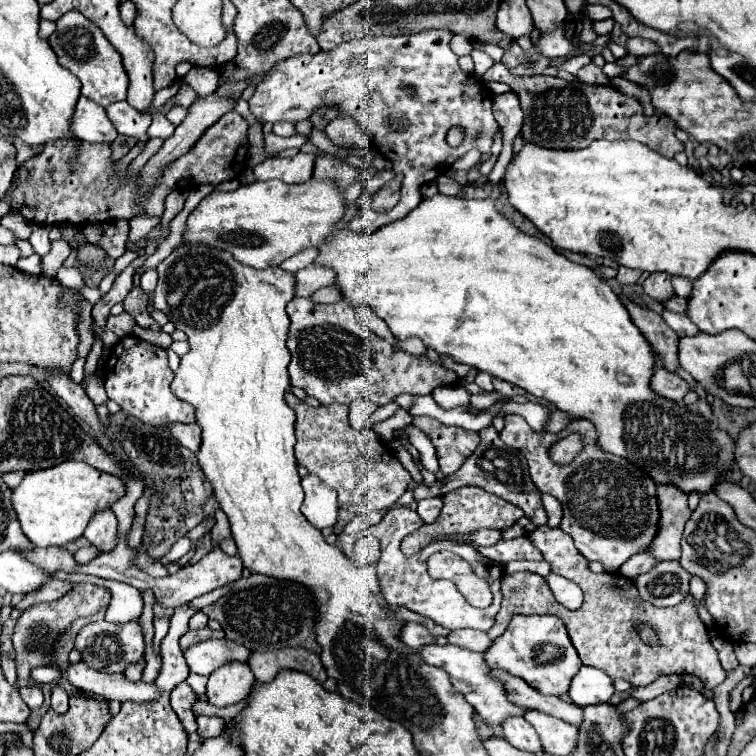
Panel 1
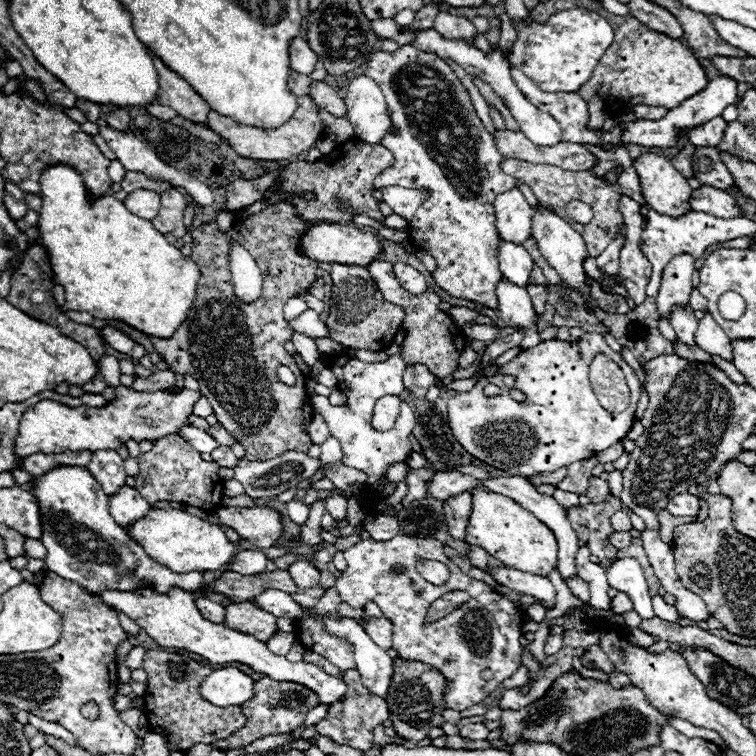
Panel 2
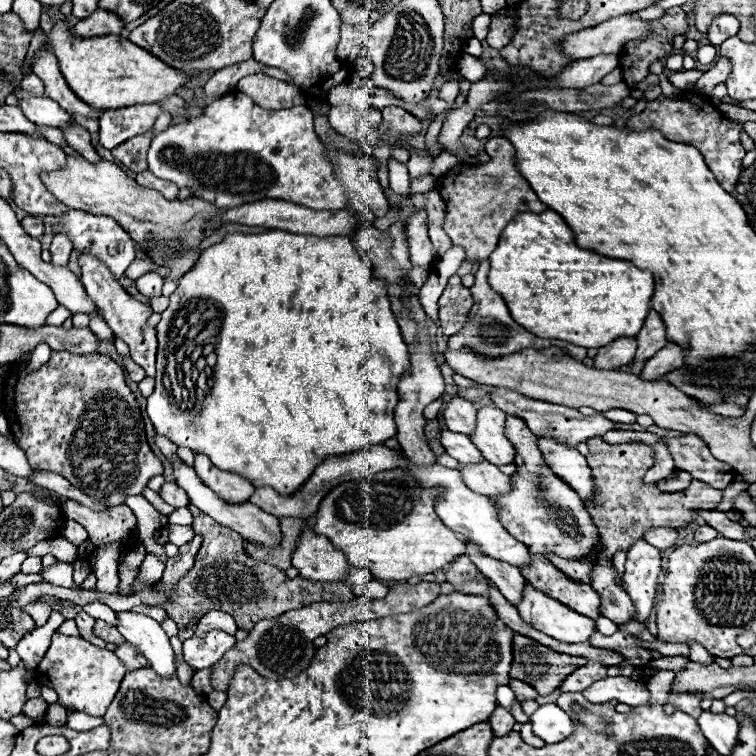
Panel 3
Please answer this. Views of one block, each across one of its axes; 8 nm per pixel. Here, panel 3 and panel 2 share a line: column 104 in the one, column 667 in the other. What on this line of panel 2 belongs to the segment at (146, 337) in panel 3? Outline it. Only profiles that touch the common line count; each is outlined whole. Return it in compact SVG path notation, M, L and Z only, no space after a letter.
M688 254L674 256L672 262L668 262L662 284L656 294L656 308L658 314L666 320L670 320L674 306L684 306L690 300L692 292L692 274L694 274L694 260Z

